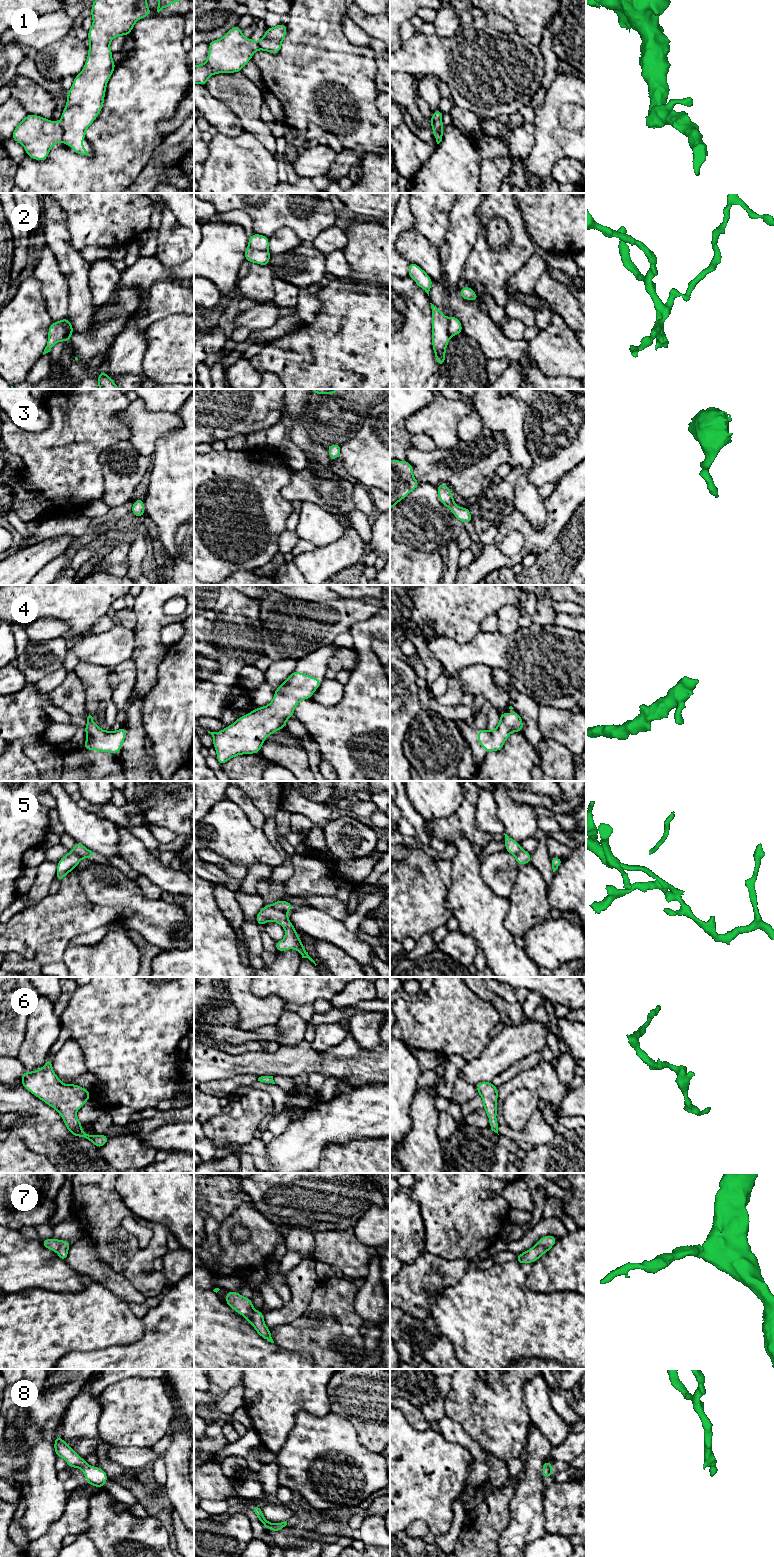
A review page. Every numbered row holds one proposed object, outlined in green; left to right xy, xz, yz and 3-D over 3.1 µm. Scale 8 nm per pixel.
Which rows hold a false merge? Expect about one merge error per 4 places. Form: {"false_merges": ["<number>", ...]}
{"false_merges": ["1", "2", "5"]}

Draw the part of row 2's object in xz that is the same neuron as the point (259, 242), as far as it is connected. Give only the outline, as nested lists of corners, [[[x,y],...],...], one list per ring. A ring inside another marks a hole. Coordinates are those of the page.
[[[254,233],[248,238],[248,245],[255,250],[268,251],[269,238],[265,235]]]

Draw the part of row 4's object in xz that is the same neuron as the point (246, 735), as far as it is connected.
[[[294,671],[275,689],[272,701],[264,706],[239,717],[233,724],[220,732],[210,732],[213,737],[213,747],[217,751],[216,759],[222,766],[228,760],[238,755],[259,753],[266,738],[276,731],[286,728],[286,721],[294,716],[294,710],[299,702],[310,699],[321,685],[321,680],[298,671]]]

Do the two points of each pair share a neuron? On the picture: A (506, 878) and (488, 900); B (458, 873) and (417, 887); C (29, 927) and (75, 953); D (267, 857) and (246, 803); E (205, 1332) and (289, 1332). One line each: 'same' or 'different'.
A: different
B: different
C: different
D: different
E: different

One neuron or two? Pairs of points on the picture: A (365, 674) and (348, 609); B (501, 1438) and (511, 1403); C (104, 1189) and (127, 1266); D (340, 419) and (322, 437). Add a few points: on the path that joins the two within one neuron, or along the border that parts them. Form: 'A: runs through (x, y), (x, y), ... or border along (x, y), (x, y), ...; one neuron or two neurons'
A: border along (373, 614), (364, 620), (356, 621), (348, 630); two neurons
B: runs through (501, 1429), (502, 1412); one neuron
C: runs through (103, 1208), (103, 1227), (117, 1247); one neuron
D: runs through (336, 423), (326, 433); one neuron

